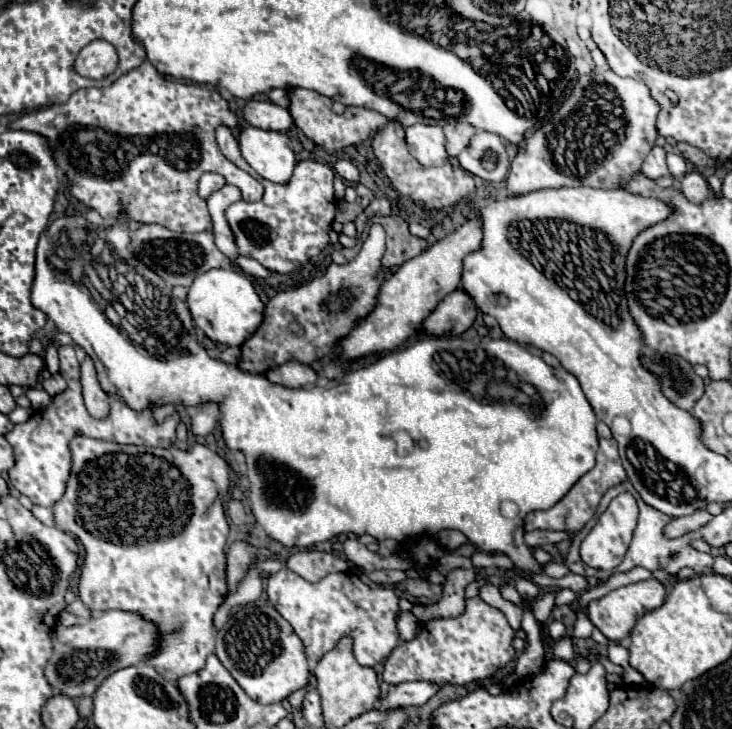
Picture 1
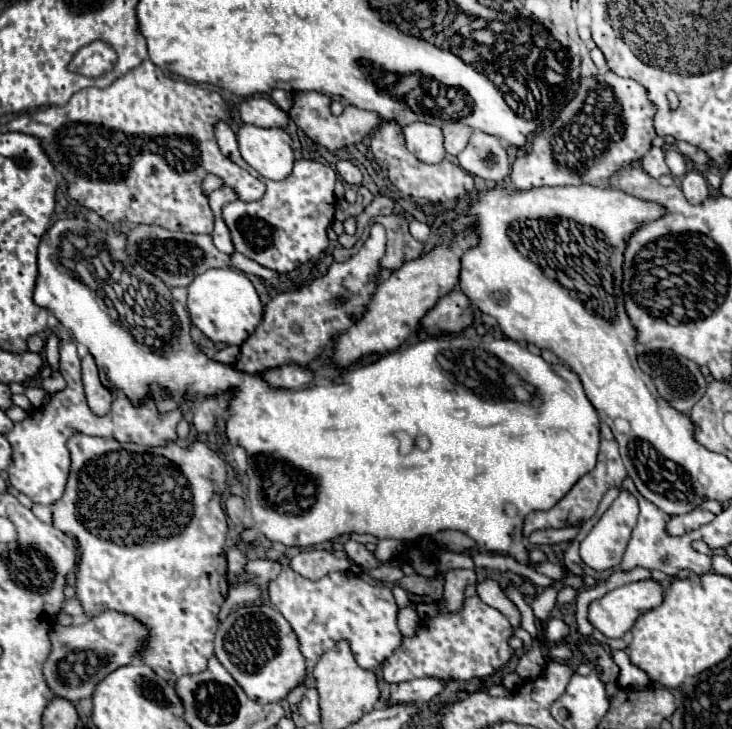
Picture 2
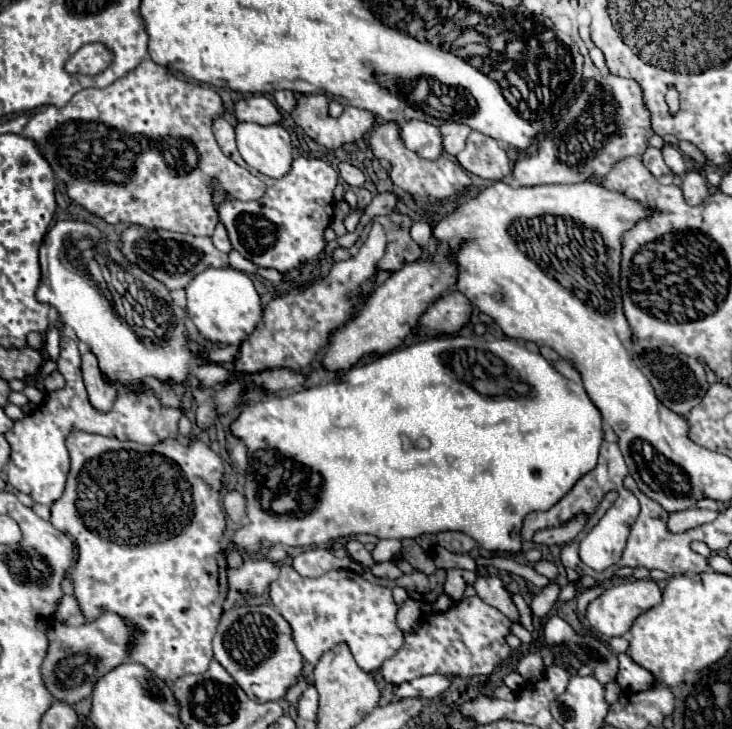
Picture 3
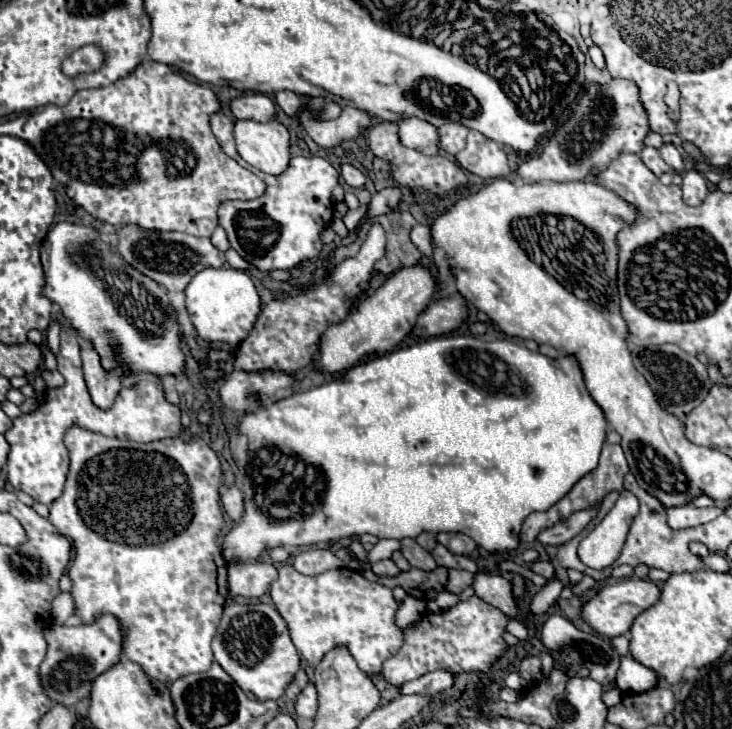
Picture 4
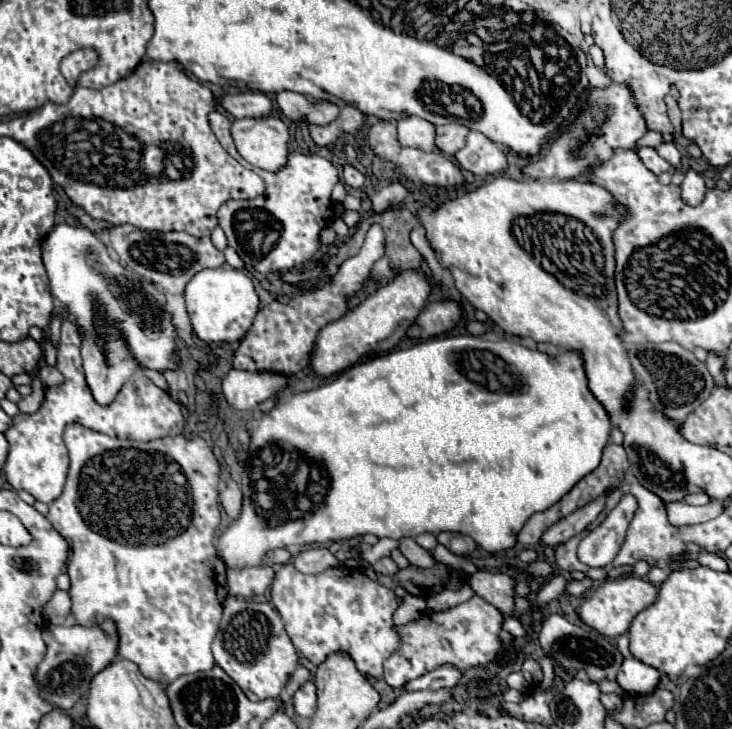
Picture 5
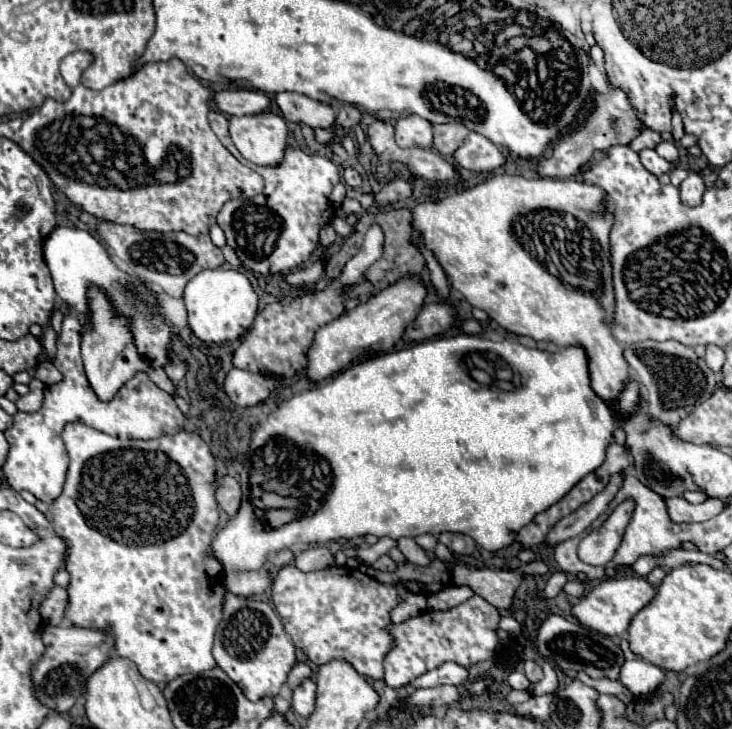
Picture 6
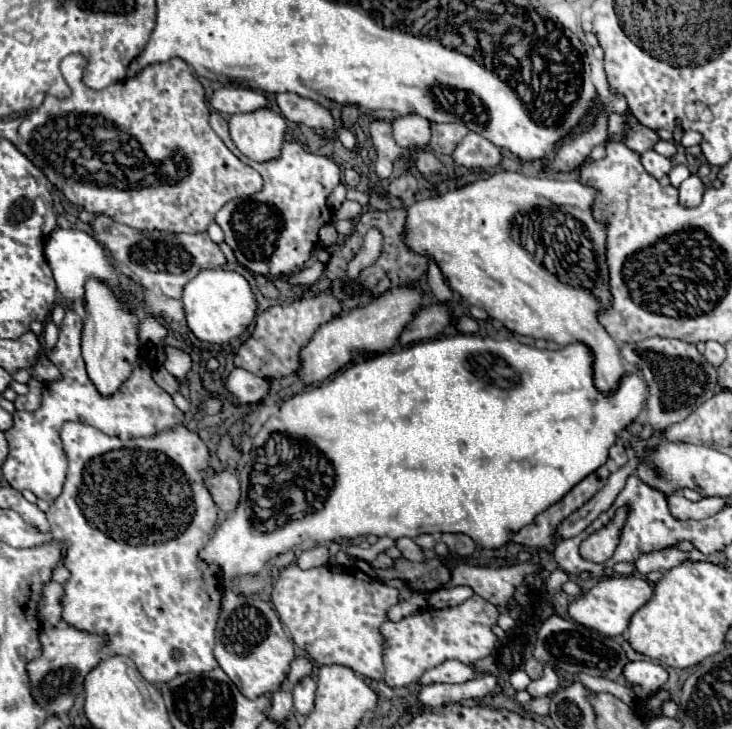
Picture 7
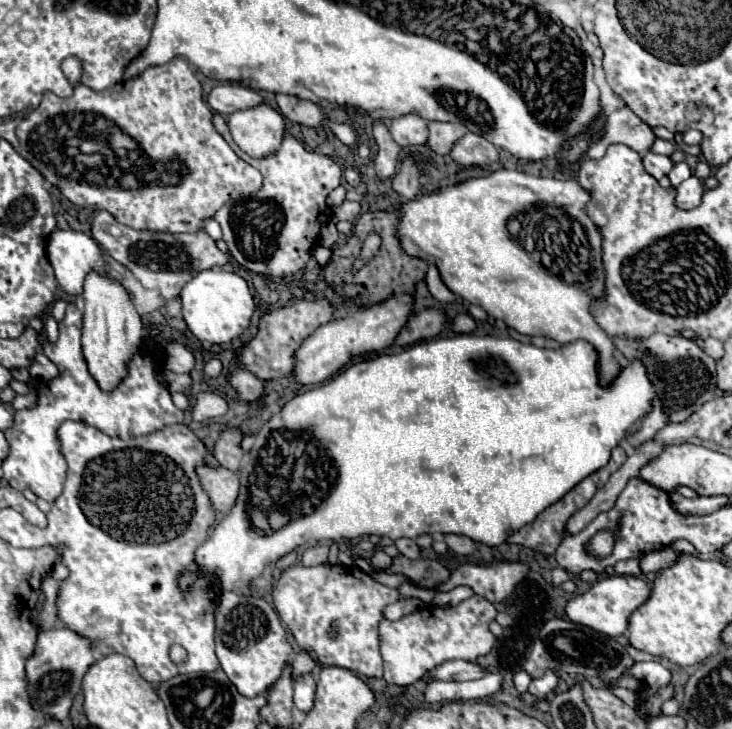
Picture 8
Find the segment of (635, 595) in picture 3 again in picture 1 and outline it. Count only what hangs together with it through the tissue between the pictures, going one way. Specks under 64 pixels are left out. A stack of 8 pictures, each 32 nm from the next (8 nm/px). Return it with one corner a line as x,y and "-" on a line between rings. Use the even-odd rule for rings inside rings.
650,578
644,582
616,588
598,600
592,600
588,604
588,618
608,640
624,640
630,634
630,630
634,628
636,620
640,616
644,616
646,612
662,606
664,598
666,598
666,586
662,582
658,582
656,578

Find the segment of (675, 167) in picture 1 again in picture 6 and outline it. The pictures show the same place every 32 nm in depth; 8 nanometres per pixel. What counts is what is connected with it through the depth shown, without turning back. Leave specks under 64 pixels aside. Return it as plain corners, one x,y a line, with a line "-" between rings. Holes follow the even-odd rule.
664,142
656,152
662,154
662,156
664,156
668,162
672,162
672,164
678,162
678,148
676,148
672,142

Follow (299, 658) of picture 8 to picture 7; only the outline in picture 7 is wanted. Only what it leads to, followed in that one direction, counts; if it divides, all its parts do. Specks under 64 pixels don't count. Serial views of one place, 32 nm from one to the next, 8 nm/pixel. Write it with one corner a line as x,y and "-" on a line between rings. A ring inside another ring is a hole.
296,658
296,660
292,662
290,672
288,672
288,682
290,682
290,684
298,684
304,676
310,676
310,674
312,674
312,664
310,664
310,660
306,660
306,658

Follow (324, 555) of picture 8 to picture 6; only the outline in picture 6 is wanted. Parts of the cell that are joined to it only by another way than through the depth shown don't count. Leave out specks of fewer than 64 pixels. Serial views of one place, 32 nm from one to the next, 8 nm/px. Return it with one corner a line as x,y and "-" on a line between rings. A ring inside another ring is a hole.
316,546
310,548
306,552
302,552
296,558
296,568
306,570
306,572
314,572
314,570
324,570
328,566
334,566
334,556
330,554
330,550
326,546

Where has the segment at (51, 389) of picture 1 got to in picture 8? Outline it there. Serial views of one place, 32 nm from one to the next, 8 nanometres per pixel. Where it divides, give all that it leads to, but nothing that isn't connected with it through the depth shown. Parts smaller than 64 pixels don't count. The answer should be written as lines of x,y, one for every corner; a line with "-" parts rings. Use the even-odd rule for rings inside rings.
38,350
36,358
34,358
32,366
30,366
30,376
36,378
36,380
44,380
44,382
48,382
48,380
54,380
58,374
60,374
60,372
58,372
56,364
52,364
52,362
44,356
44,352

